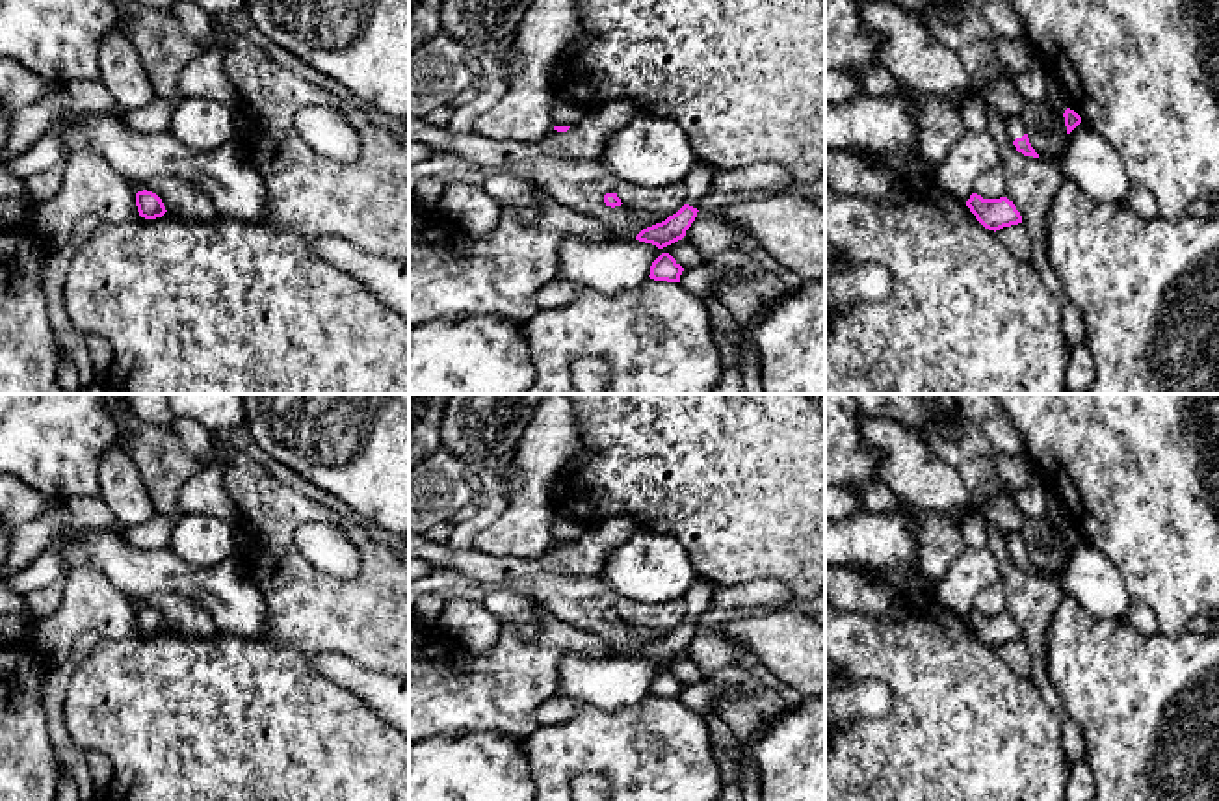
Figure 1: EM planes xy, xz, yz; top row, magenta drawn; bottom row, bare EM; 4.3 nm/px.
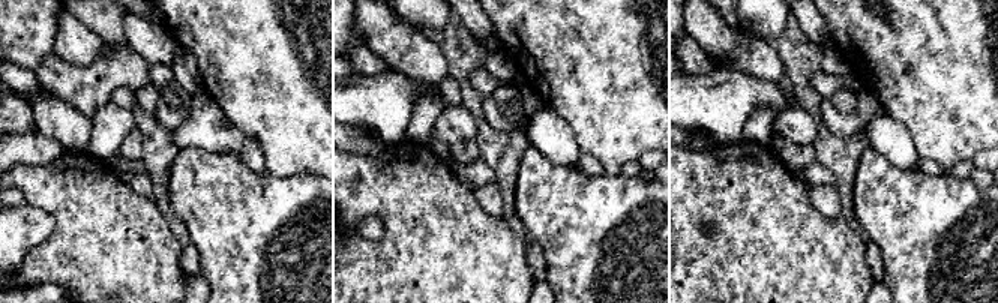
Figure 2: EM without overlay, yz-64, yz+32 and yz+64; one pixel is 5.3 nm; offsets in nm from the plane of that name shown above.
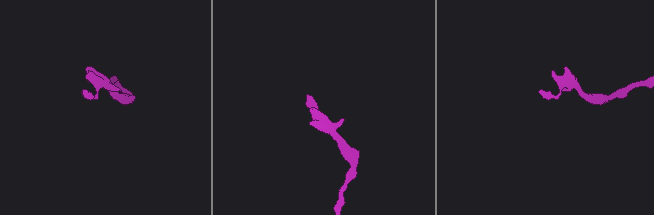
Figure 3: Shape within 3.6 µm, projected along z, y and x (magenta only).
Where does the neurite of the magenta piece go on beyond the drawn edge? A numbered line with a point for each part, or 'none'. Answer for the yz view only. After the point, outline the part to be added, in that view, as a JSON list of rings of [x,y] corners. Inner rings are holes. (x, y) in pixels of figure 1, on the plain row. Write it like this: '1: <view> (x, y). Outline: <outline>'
1: yz (1015, 541). Outline: [[[1020,532],[1007,533],[1005,539],[1007,539],[1007,550],[1009,550],[1011,558],[1015,558],[1016,554],[1022,554],[1026,550],[1026,541]]]

